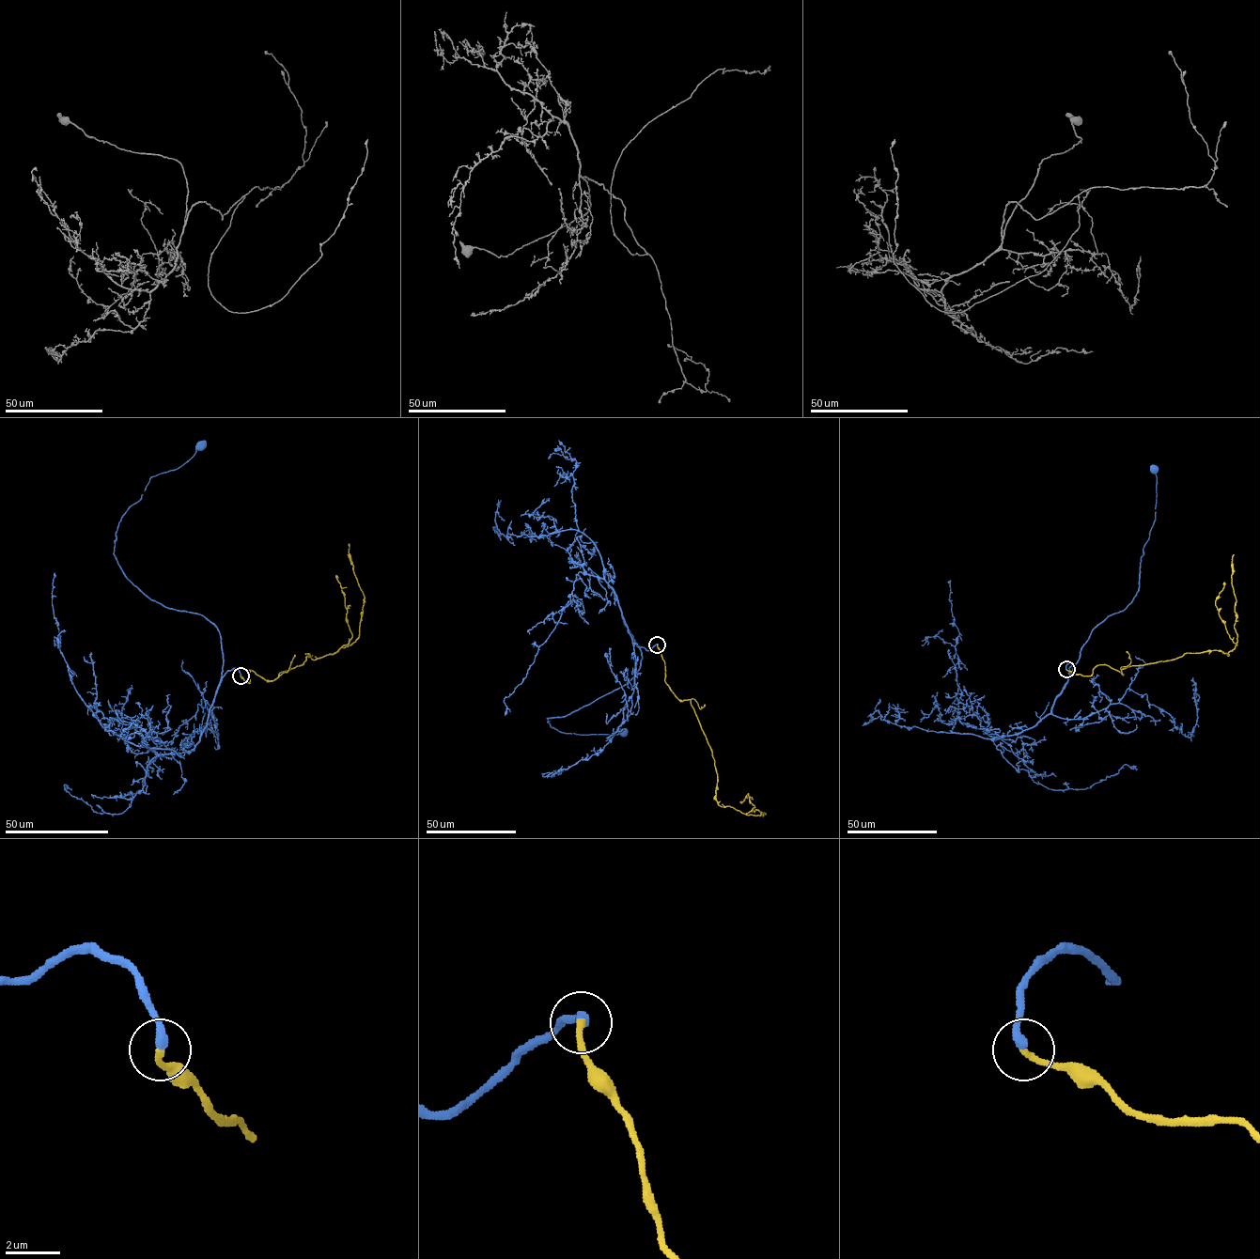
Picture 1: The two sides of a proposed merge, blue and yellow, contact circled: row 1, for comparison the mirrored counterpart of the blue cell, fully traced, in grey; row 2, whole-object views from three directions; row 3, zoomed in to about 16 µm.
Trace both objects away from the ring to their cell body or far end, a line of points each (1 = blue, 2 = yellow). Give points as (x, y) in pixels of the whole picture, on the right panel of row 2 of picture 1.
1: (1066, 670), (1070, 663), (1070, 674), (1092, 630), (1122, 611), (1137, 592), (1143, 547), (1155, 520), (1154, 469)
2: (1066, 670), (1090, 676), (1107, 664), (1122, 674), (1130, 666), (1187, 653), (1228, 656), (1237, 640), (1234, 554)

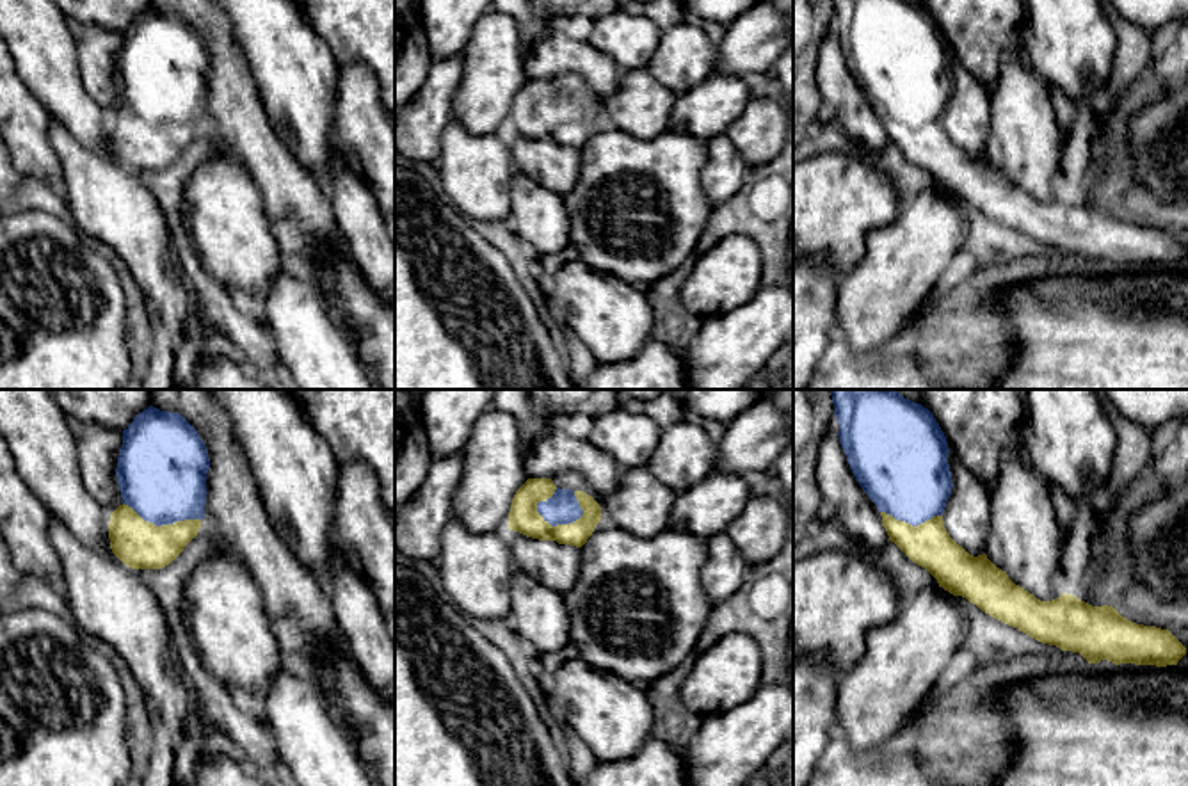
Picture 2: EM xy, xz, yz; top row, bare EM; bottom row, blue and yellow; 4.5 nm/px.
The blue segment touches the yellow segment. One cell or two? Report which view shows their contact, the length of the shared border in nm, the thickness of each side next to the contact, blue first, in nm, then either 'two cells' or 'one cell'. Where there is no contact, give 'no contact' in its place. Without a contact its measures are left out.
xz | 220 nm | 150/140 nm | one cell

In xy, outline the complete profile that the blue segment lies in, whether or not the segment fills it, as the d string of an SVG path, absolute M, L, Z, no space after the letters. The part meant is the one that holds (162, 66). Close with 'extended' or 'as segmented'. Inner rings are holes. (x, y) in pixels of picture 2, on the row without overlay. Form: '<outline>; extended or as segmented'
M153 7L123 32L116 78L123 105L110 116L112 155L132 171L162 171L197 137L206 107L210 60L197 32L178 14Z; extended

